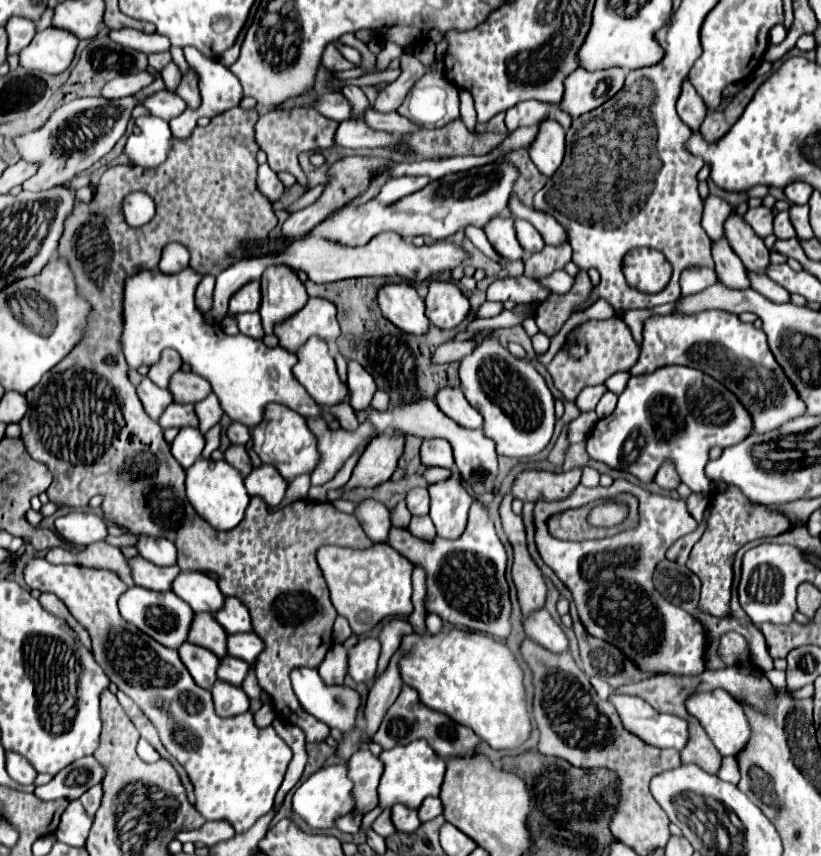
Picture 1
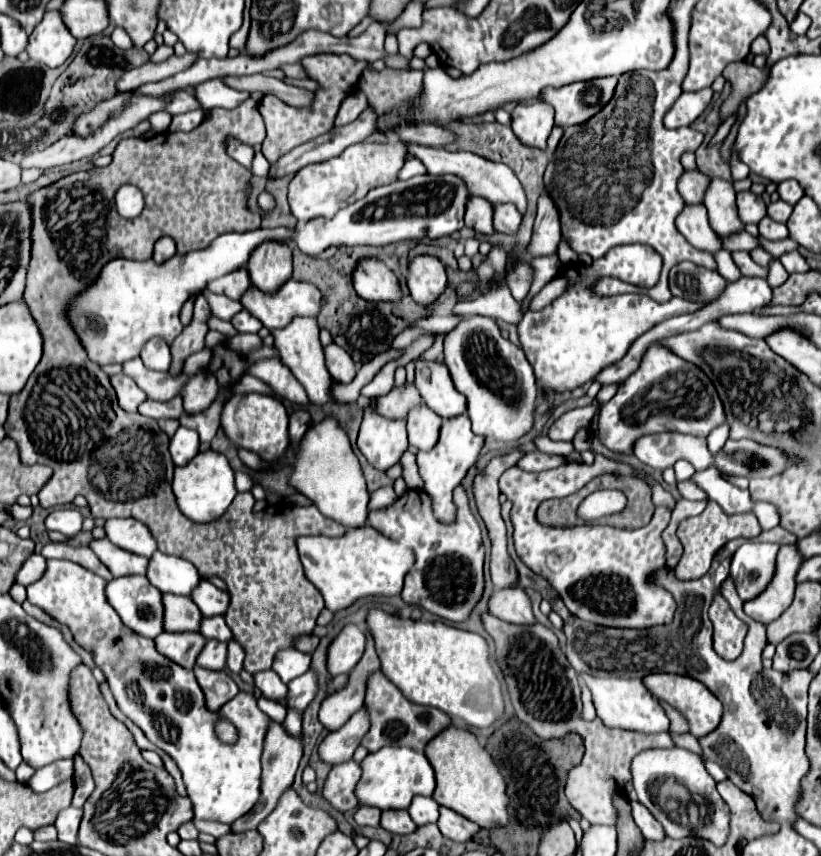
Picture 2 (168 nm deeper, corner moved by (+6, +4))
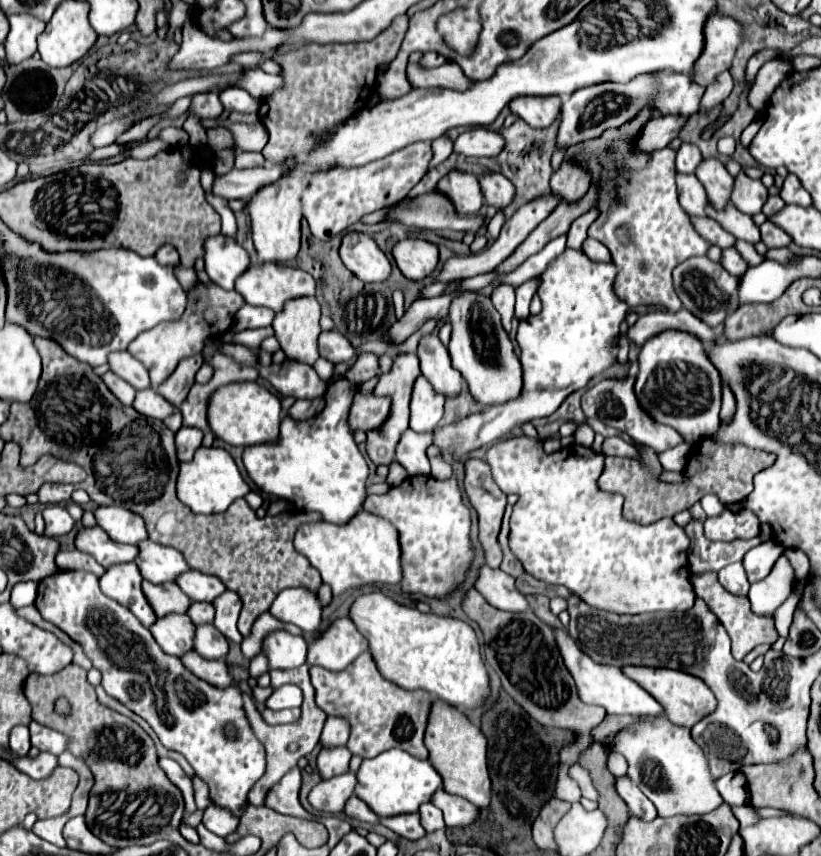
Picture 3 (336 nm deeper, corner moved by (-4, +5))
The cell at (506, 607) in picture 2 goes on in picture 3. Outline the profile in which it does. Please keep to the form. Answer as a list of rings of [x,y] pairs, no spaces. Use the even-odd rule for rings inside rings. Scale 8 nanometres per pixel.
[[[488,565],[482,567],[480,577],[476,581],[476,589],[484,595],[484,599],[502,611],[522,613],[528,611],[526,597],[516,589],[514,577],[500,569],[490,569]]]

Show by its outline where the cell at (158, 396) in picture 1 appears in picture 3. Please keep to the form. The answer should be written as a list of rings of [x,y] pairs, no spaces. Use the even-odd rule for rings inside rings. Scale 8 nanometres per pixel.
[[[108,371],[102,375],[104,377],[104,383],[108,385],[108,389],[112,389],[112,393],[116,393],[116,397],[124,403],[124,405],[132,405],[134,399],[136,399],[136,389],[128,383],[128,381],[122,381],[120,377],[116,377],[116,373]]]

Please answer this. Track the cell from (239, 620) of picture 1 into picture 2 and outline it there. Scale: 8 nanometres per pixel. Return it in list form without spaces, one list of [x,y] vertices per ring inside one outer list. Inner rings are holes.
[[[202,578],[194,590],[194,594],[190,594],[190,598],[194,600],[194,604],[202,610],[202,616],[216,616],[216,614],[226,614],[228,606],[230,606],[230,596],[216,588],[210,580]]]

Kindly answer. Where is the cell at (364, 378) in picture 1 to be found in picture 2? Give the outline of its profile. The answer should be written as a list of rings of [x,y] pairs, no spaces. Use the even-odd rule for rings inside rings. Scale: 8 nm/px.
[[[334,342],[324,346],[324,356],[326,356],[326,368],[330,372],[330,376],[336,382],[350,382],[356,376],[356,366],[354,360],[350,358],[350,354],[342,348],[338,348]]]

